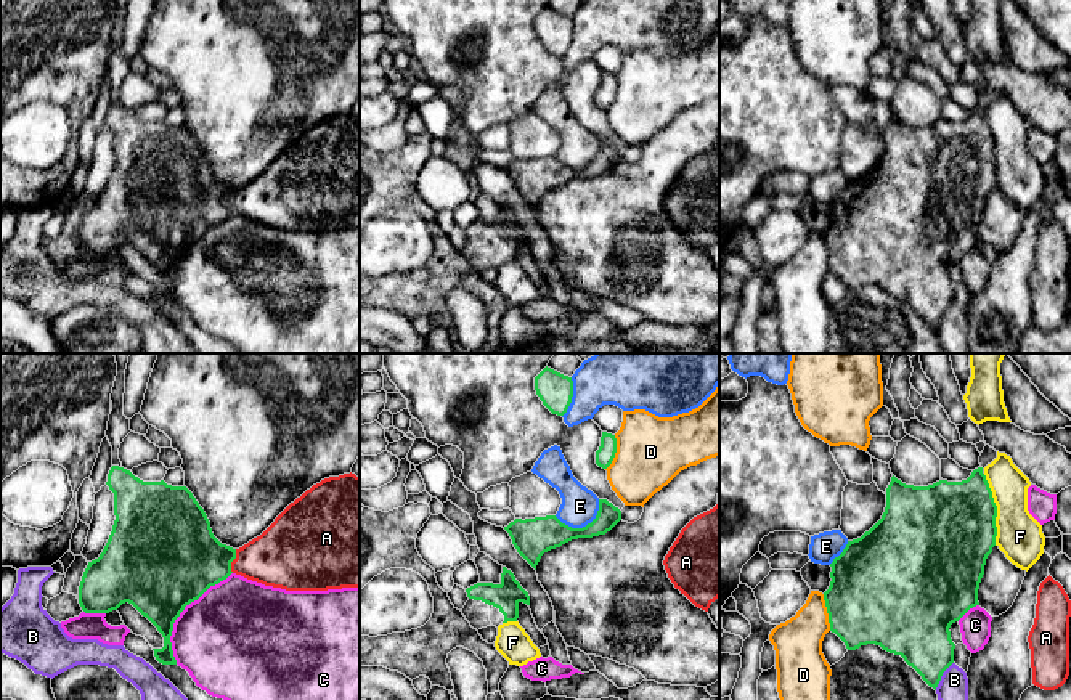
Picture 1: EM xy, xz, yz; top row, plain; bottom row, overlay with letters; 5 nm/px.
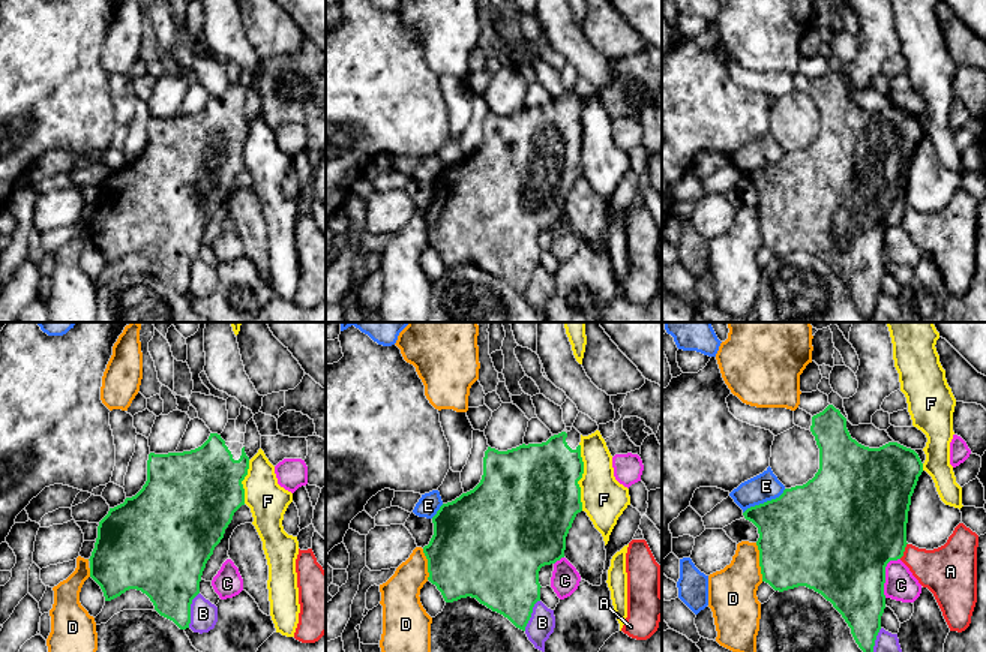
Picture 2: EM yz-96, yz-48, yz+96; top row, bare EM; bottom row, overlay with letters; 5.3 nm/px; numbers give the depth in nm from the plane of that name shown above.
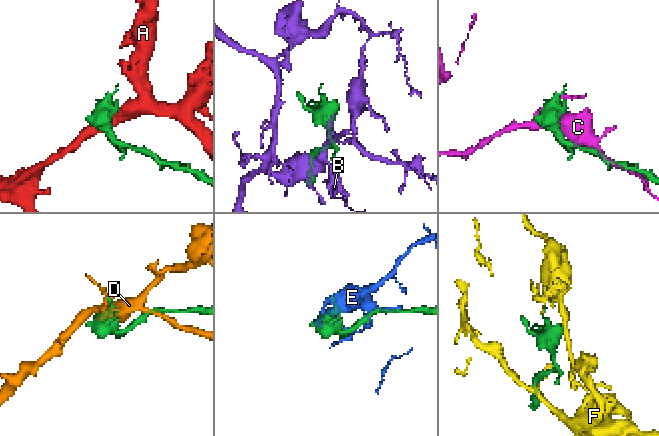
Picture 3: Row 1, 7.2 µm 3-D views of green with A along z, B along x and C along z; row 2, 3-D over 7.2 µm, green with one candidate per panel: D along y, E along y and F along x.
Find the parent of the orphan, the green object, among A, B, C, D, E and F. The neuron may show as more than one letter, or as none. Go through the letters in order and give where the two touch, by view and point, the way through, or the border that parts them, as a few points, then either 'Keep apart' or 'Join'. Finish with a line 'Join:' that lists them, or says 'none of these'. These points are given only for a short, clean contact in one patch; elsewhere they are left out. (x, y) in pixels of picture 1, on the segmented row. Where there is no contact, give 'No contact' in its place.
A: Touches green at xy (233, 559). Keep apart
B: Touches green at yz (941, 675). Keep apart
C: Touches green at xy (182, 610). Keep apart
D: Touches green at yz (827, 612). Keep apart
E: Touches green at xz (583, 527). Keep apart
F: Touches green at yz (996, 509). Keep apart
Join: none of these

